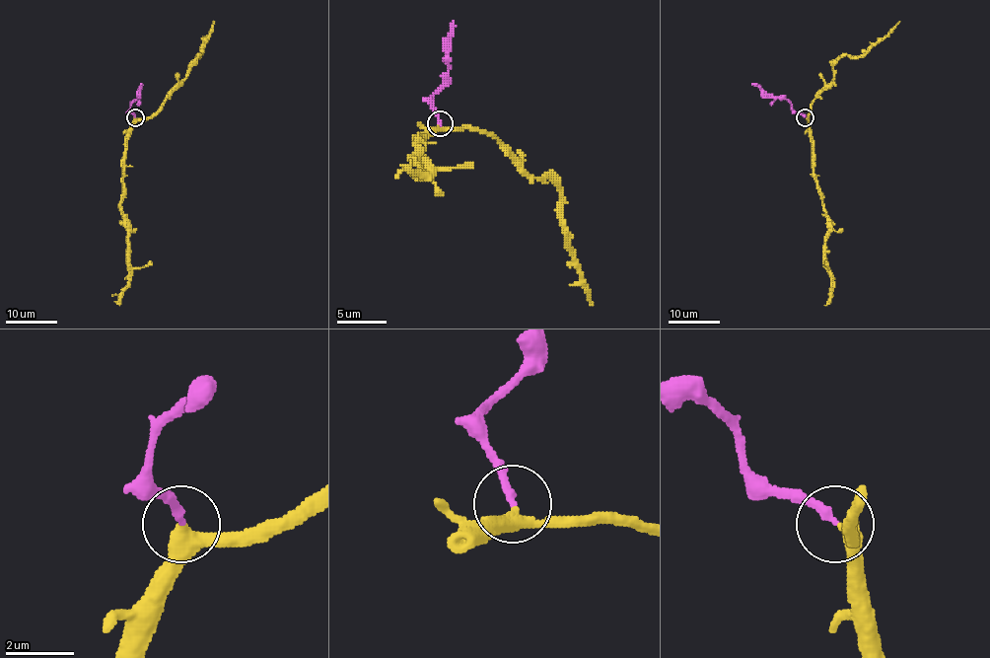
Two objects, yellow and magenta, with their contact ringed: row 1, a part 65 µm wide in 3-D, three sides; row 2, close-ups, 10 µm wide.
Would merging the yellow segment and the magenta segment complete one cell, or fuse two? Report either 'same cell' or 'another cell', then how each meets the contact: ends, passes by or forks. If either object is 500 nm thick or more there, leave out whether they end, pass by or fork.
same cell; yellow passes by; magenta ends

